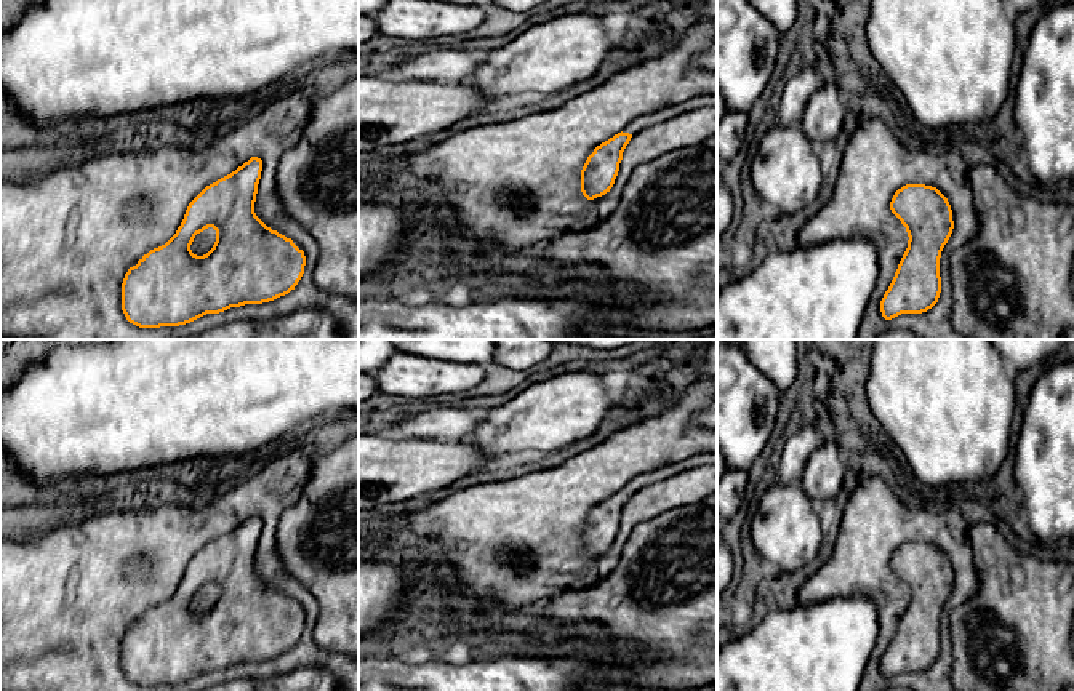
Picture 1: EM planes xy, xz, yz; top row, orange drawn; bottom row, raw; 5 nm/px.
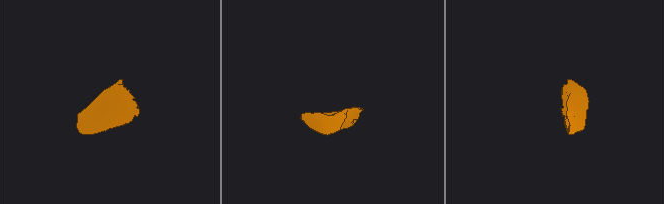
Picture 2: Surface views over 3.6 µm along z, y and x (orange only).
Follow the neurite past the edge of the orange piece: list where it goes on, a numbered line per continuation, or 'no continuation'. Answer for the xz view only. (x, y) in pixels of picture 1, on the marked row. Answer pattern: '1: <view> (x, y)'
1: xz (669, 112)

